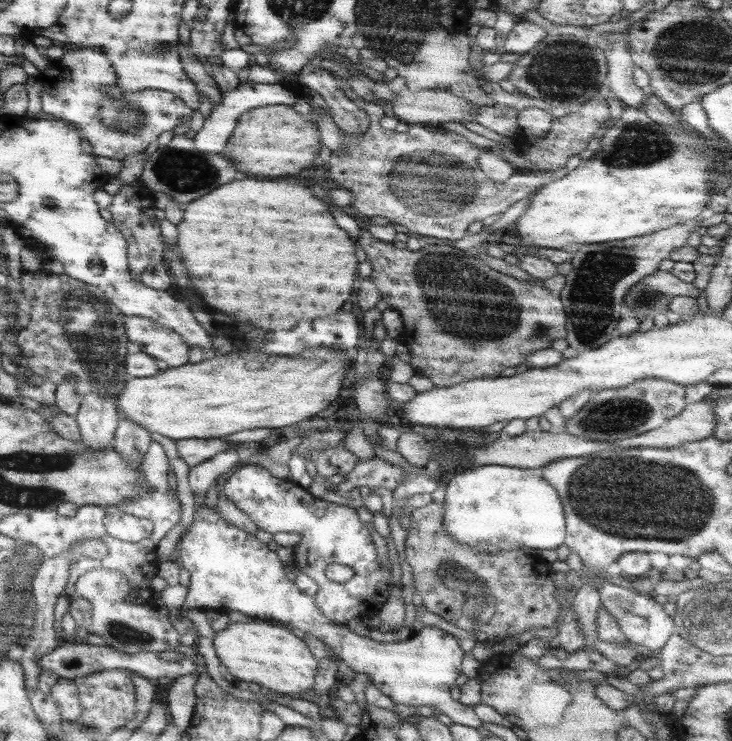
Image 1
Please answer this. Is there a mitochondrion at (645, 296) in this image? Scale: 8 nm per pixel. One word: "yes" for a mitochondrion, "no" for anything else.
yes

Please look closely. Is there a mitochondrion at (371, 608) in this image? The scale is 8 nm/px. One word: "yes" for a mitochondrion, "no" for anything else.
no

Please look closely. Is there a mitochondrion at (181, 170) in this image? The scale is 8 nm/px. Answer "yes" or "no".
yes

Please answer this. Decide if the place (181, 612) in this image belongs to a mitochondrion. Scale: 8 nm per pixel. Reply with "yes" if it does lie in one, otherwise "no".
no

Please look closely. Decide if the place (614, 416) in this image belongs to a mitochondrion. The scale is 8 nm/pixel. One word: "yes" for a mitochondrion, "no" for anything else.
yes

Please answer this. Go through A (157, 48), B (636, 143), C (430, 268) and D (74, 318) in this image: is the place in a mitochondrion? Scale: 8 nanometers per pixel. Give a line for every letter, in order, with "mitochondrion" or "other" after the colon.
A: mitochondrion
B: mitochondrion
C: mitochondrion
D: mitochondrion

